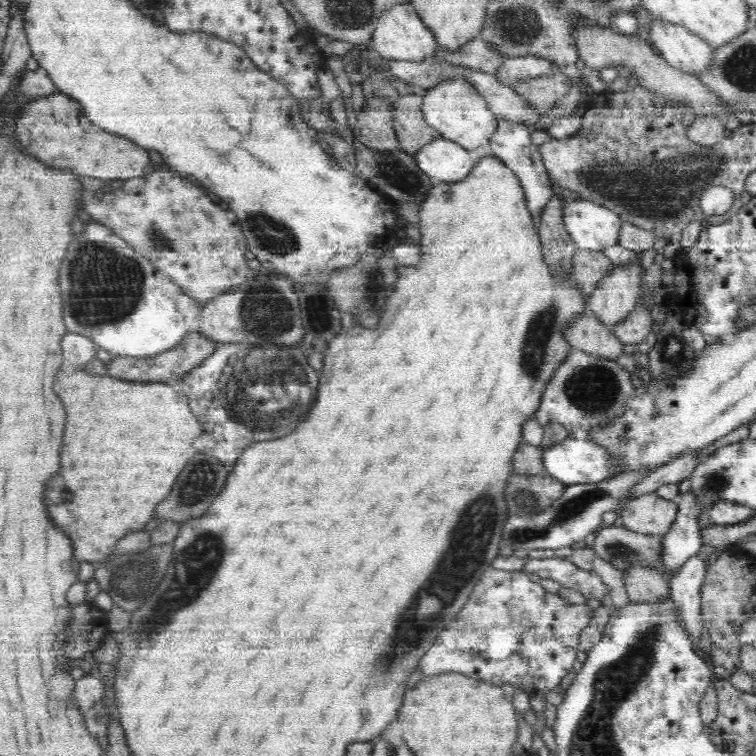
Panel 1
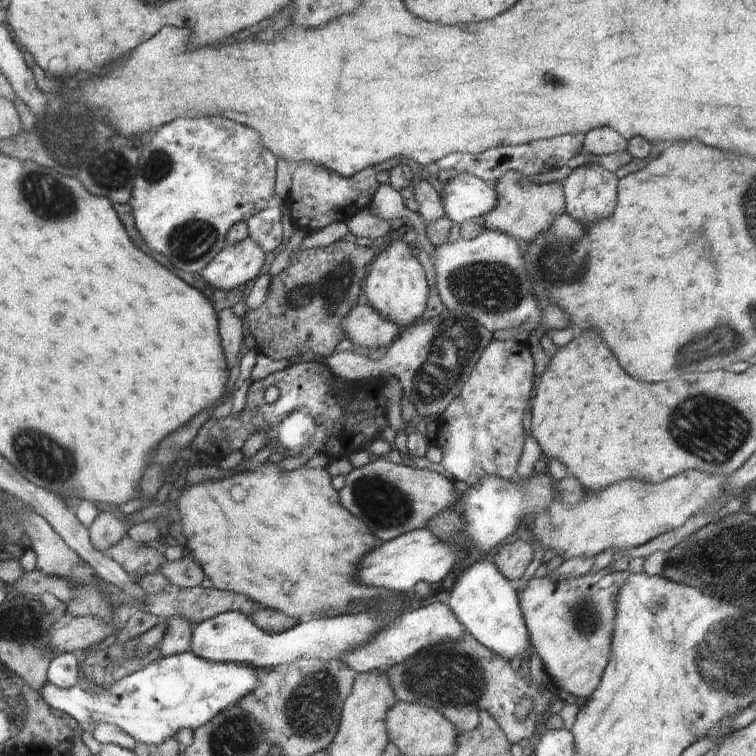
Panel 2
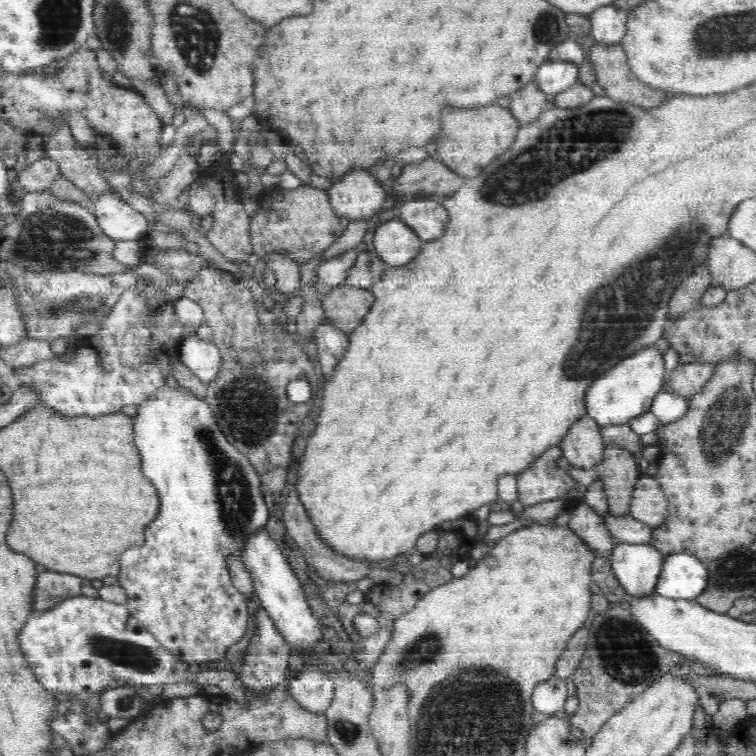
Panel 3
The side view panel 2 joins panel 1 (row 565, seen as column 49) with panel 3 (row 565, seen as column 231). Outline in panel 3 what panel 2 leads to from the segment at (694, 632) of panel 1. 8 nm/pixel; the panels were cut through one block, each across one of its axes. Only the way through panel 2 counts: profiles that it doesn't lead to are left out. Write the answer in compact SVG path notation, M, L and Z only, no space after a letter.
M687 552L665 555L656 594L666 598L693 600L707 587L709 573L699 557Z

